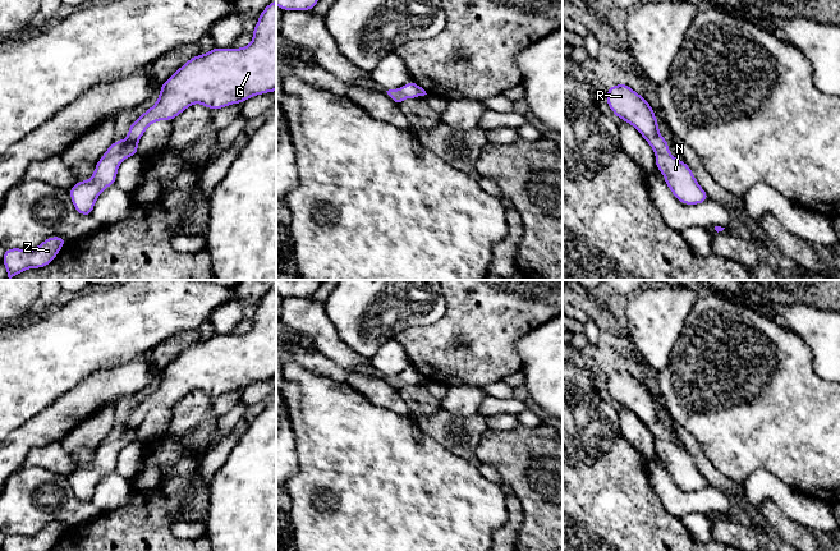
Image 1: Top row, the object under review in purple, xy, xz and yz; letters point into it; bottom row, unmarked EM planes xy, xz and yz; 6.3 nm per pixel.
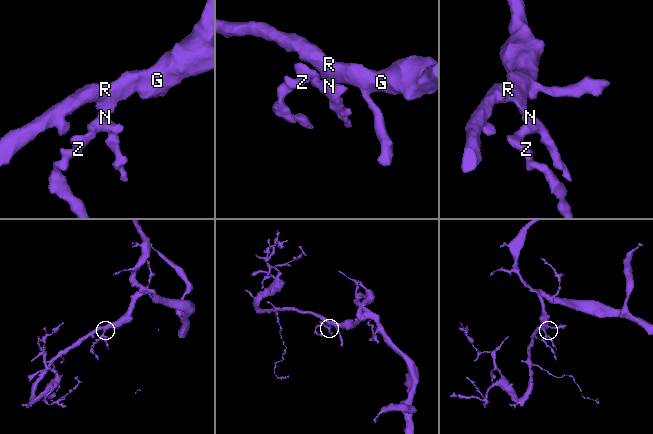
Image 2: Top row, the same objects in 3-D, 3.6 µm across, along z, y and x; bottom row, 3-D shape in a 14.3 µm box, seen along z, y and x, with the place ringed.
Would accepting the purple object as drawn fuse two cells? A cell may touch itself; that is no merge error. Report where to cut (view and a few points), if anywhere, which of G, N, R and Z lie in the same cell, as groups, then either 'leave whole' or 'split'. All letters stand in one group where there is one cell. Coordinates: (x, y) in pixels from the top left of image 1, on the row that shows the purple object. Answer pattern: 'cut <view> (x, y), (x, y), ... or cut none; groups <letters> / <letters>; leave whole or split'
cut none; groups G N R Z; leave whole

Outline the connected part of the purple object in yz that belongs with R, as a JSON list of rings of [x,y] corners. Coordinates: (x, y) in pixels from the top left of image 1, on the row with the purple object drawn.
[[[621,83],[607,88],[606,102],[620,120],[633,125],[652,147],[657,156],[655,166],[680,203],[701,205],[710,201],[692,169],[683,160],[670,155],[669,142],[660,134],[657,118],[644,97]]]

